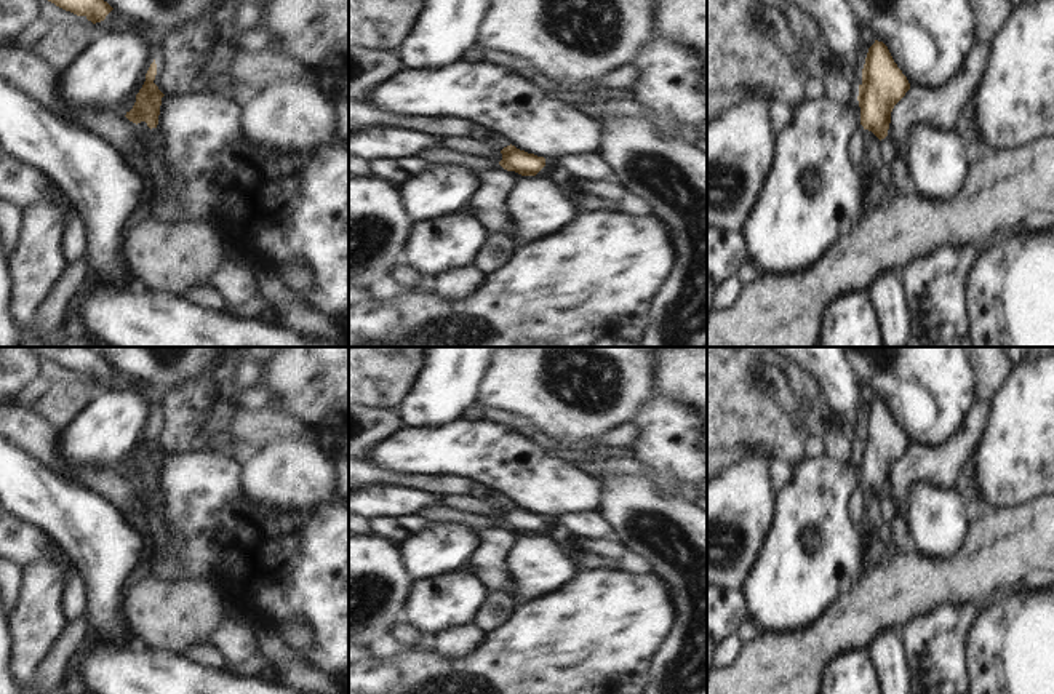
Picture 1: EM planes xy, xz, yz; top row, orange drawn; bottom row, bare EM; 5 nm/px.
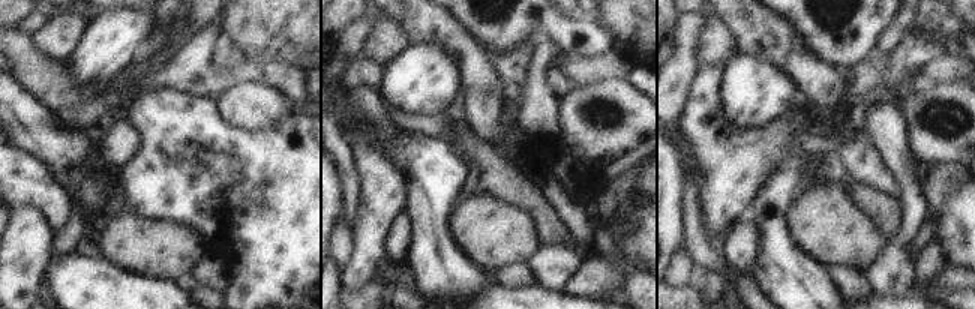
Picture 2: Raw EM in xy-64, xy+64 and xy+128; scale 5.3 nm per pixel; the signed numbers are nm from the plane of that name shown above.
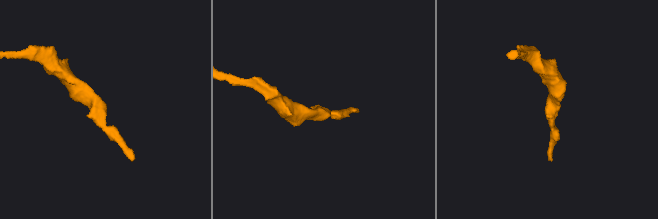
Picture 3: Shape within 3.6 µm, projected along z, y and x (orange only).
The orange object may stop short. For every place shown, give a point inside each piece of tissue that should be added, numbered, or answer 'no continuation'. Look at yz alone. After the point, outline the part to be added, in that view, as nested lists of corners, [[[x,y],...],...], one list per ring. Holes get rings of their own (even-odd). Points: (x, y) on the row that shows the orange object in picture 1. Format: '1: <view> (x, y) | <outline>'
1: yz (856, 146) | [[[860,125],[849,142],[851,162],[860,166],[865,157],[864,126]]]

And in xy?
1: xy (147, 149) | [[[146,122],[138,123],[138,126],[142,131],[141,150],[139,150],[138,155],[139,155],[141,160],[147,162],[155,154],[155,147],[149,141],[149,131],[150,131],[150,128],[147,126]]]

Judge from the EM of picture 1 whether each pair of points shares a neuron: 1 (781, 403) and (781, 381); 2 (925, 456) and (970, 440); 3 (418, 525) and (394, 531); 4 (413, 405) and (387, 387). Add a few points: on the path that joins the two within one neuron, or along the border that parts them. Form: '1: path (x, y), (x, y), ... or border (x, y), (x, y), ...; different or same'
1: path (781, 398), (781, 386); same
2: path (936, 456), (950, 456), (958, 450); same
3: path (411, 525), (400, 528); same
4: border (423, 365), (415, 382), (394, 408); different

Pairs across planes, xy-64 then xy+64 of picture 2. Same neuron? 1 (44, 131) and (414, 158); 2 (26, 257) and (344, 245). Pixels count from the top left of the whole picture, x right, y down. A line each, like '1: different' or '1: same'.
1: same
2: different

